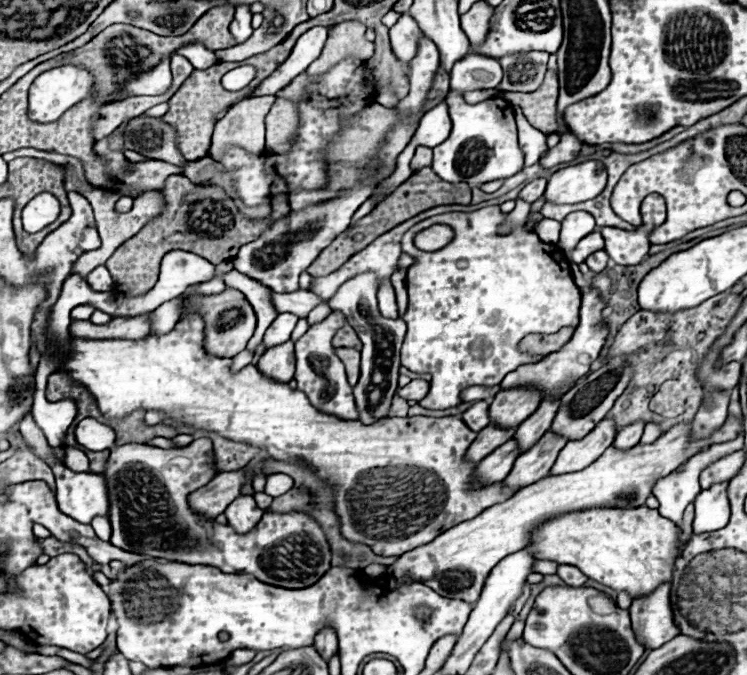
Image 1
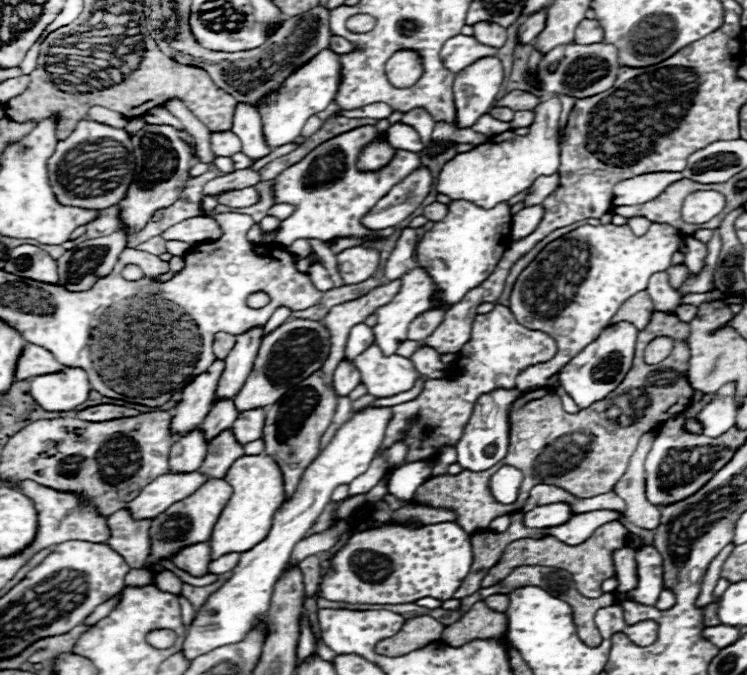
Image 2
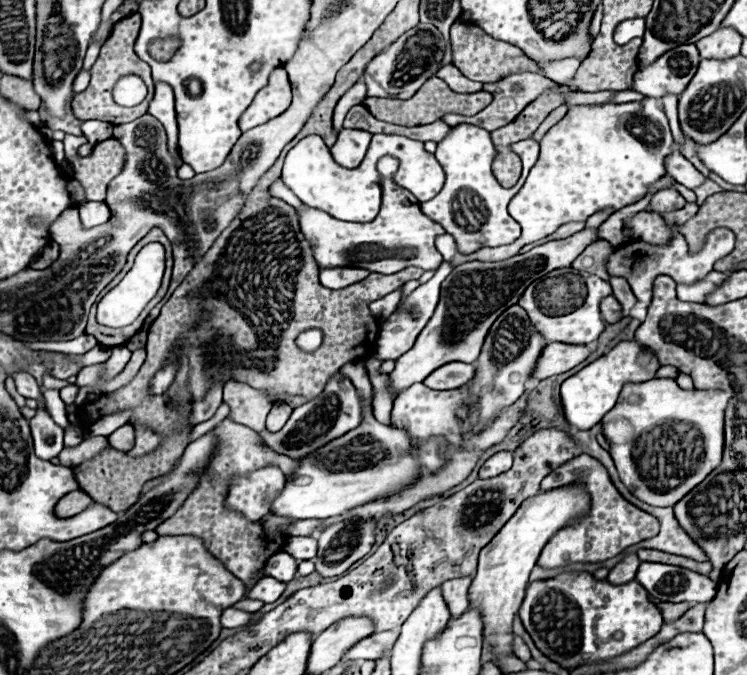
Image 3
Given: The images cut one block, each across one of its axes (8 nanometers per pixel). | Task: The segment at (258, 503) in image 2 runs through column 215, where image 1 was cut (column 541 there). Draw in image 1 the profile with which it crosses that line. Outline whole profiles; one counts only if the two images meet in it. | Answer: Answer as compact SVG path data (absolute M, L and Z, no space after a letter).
M648 506L630 510L590 508L544 522L532 534L532 544L528 548L538 560L554 560L558 564L576 566L588 578L636 598L648 596L660 584L672 580L674 562L684 546L680 534L682 532L674 522Z

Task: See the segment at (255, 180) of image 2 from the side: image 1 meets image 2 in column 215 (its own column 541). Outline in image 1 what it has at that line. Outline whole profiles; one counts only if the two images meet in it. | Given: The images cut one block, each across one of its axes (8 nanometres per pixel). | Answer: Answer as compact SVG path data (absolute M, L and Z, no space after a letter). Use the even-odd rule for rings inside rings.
M538 178L538 180L530 182L530 184L526 184L526 186L520 190L518 198L522 198L524 202L530 202L530 204L532 204L532 202L538 200L538 196L542 196L544 188L546 188L546 180L544 180L544 178ZM540 190L542 190L542 192L540 192Z

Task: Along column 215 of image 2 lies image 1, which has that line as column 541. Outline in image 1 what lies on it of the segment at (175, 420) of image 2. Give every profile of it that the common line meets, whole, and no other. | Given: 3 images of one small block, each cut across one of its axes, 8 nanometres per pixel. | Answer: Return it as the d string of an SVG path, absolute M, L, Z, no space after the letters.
M574 264L572 266L572 274L574 274L574 280L576 280L576 286L580 288L582 292L582 308L580 308L580 324L576 326L576 332L572 336L572 340L568 344L564 344L558 352L552 352L548 354L542 362L538 364L526 364L526 366L520 366L518 370L510 372L502 382L500 382L500 390L508 390L508 388L536 388L540 394L542 394L542 400L546 398L556 398L556 396L562 396L566 394L566 390L570 390L578 378L582 378L588 370L590 370L590 364L598 358L602 346L604 346L604 340L606 340L606 326L600 326L602 322L602 310L604 310L604 302L600 298L600 294L582 280L582 272L578 270L578 266Z

